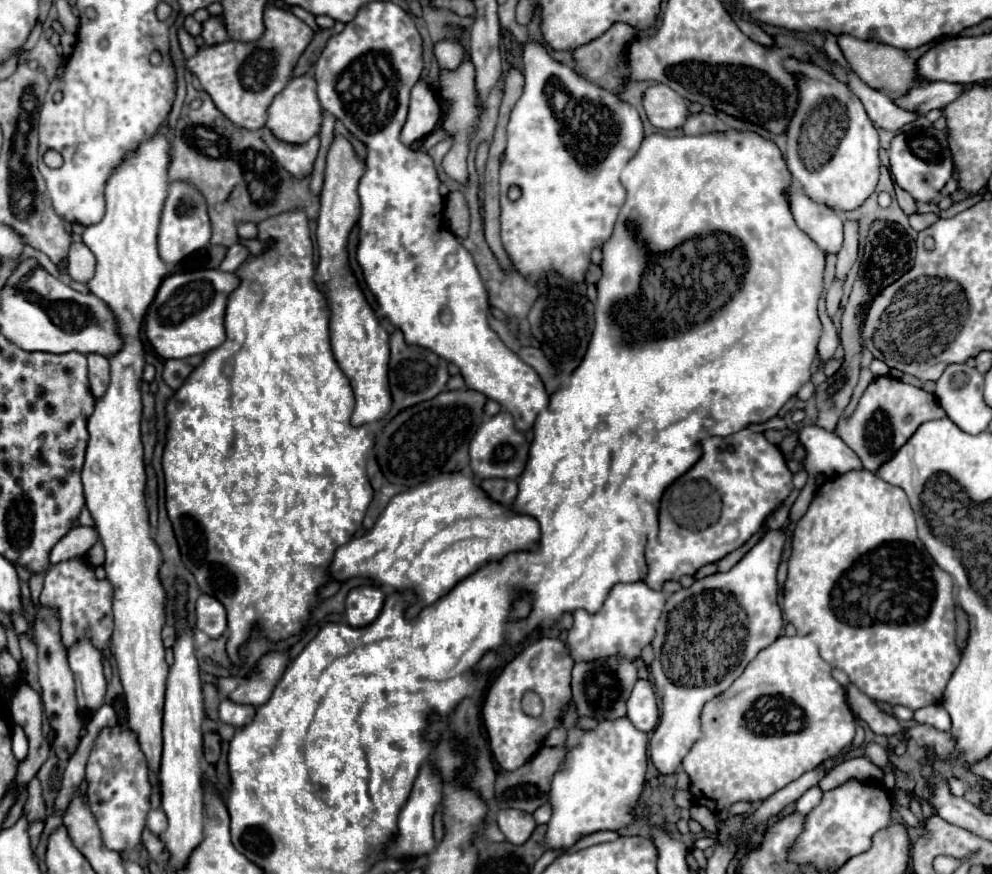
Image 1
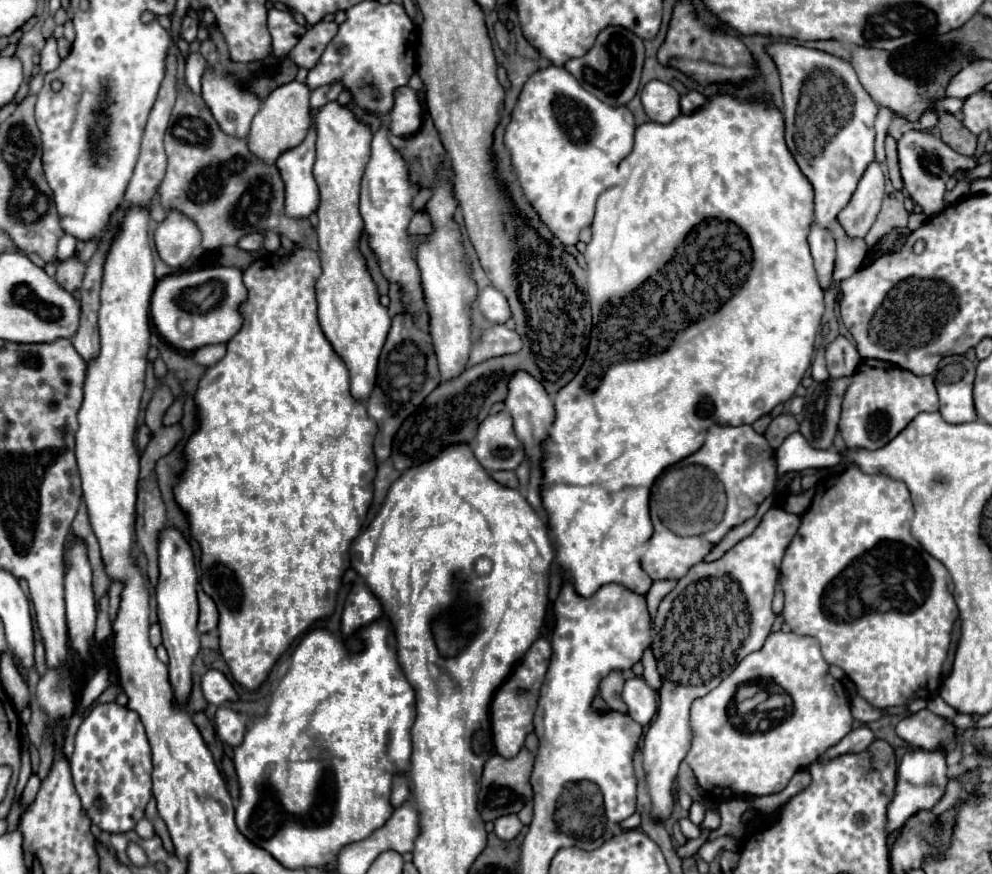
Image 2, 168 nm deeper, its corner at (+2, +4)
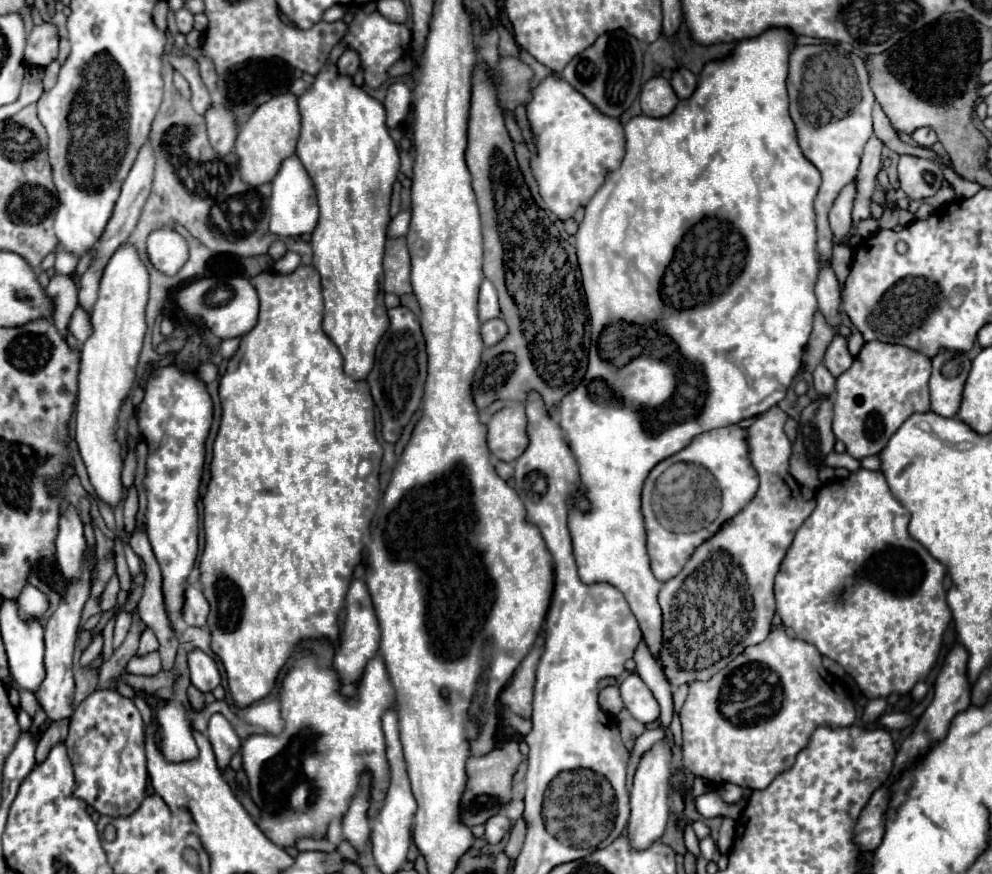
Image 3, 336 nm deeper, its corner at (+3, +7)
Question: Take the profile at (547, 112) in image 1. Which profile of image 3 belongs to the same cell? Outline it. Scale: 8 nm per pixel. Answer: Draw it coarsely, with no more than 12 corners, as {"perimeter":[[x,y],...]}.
{"perimeter":[[564,78],[526,104],[530,170],[566,222],[624,158],[624,126]]}

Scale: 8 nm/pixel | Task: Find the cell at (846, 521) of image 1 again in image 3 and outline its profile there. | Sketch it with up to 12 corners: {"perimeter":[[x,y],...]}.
{"perimeter":[[880,470],[816,490],[776,610],[866,698],[928,678],[946,568]]}

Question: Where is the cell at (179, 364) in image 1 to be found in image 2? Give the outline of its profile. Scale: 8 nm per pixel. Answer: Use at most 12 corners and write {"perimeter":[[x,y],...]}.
{"perimeter":[[225,343],[195,351],[195,361],[211,367],[227,353]]}

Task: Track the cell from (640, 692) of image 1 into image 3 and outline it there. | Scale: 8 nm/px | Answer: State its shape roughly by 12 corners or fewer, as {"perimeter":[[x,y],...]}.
{"perimeter":[[638,674],[620,692],[626,710],[642,724],[660,716],[660,706]]}

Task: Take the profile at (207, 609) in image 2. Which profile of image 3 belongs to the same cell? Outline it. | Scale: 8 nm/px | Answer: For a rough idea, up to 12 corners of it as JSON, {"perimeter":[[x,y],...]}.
{"perimeter":[[198,584],[186,586],[182,620],[206,626],[210,606]]}

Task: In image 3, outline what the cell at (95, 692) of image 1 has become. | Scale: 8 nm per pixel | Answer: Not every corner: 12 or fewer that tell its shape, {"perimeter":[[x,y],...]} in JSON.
{"perimeter":[[70,506],[60,516],[58,568],[80,580],[86,552],[84,524]]}

